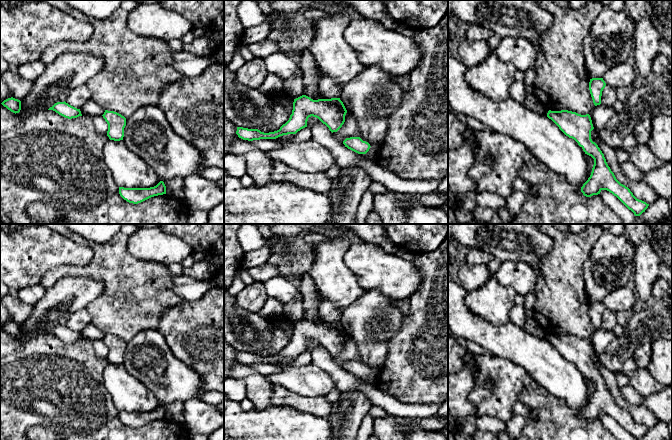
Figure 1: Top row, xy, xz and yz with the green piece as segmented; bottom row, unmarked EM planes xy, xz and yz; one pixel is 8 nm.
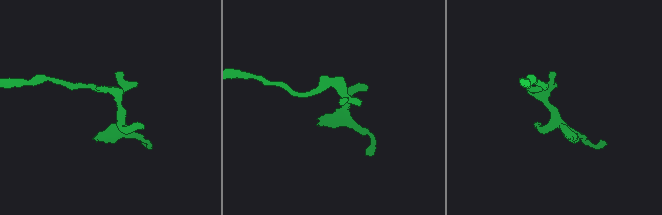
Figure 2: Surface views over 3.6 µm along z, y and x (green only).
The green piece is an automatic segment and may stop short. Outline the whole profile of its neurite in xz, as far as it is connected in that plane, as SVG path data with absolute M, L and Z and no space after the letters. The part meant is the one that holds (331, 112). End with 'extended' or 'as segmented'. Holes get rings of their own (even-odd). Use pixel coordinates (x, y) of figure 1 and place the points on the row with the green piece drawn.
M302 95L293 102L293 110L289 120L279 130L269 133L258 129L237 127L236 134L243 140L276 139L283 135L296 134L307 127L308 118L313 116L325 124L329 130L337 132L345 122L347 110L340 98L313 100Z; as segmented

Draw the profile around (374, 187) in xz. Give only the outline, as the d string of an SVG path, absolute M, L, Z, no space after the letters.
M374 181L371 182L369 189L374 194L390 192L390 190L387 187Z

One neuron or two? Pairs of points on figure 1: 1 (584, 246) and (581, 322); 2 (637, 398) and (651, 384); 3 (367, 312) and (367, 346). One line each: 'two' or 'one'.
1: one
2: two
3: one

